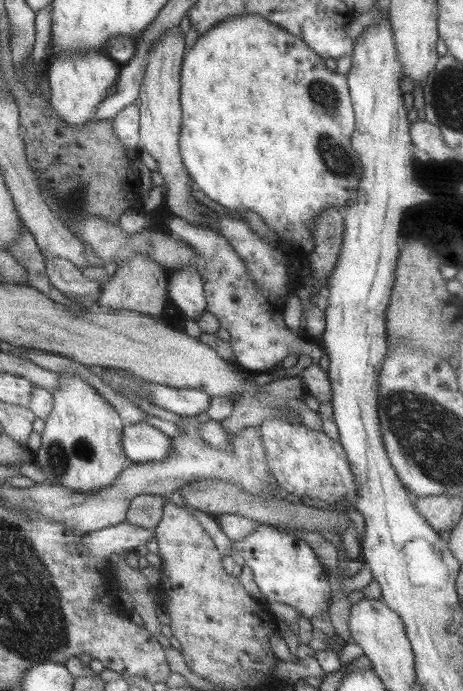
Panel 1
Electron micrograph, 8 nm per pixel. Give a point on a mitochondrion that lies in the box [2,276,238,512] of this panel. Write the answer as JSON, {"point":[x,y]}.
{"point":[58,456]}

